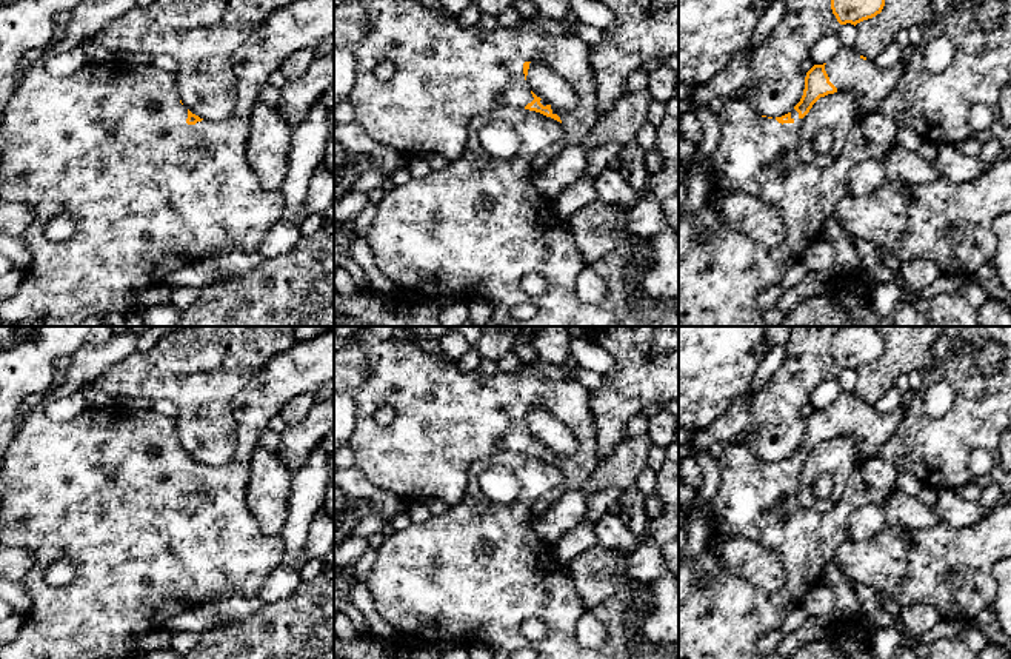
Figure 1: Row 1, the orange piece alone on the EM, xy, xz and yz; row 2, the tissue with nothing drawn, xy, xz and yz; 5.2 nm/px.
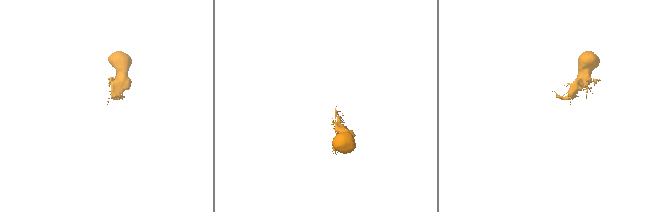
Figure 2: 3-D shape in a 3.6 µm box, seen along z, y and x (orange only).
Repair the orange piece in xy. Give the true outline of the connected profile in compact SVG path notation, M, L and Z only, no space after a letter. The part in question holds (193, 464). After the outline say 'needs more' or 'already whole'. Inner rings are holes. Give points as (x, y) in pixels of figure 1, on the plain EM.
M334 326L311 340L297 342L292 348L274 356L232 399L231 408L237 428L237 445L234 457L220 467L203 465L186 454L180 445L174 420L154 410L123 408L114 403L109 408L85 408L71 420L54 422L46 416L42 402L35 405L9 445L0 473L0 545L22 547L35 559L35 567L23 582L32 605L23 616L23 628L18 637L12 642L0 644L0 659L105 659L111 656L146 659L148 651L138 647L138 641L149 633L162 630L174 616L211 602L215 596L259 596L259 590L282 564L285 553L283 539L263 533L246 505L251 459L259 448L259 436L289 400L299 394L314 394L332 379ZM60 559L66 559L75 565L75 577L69 584L55 588L45 582L45 571Z; needs more

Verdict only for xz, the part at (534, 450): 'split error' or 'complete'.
split error

